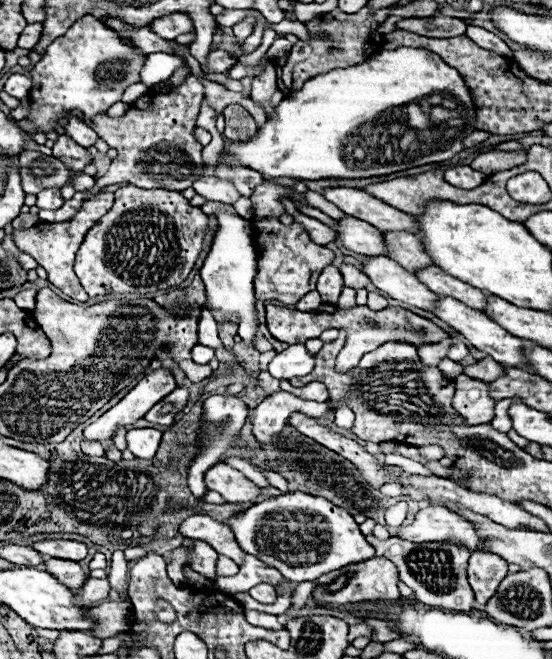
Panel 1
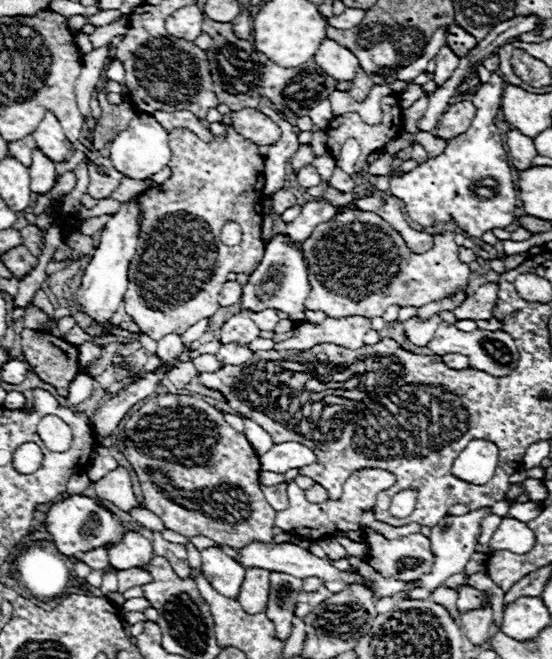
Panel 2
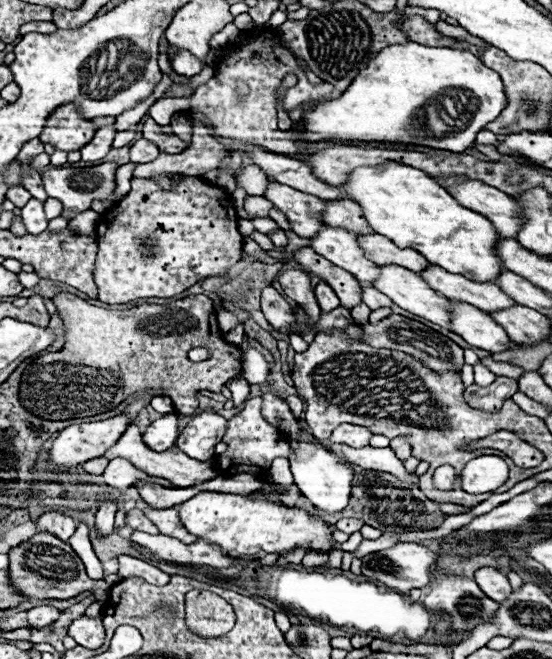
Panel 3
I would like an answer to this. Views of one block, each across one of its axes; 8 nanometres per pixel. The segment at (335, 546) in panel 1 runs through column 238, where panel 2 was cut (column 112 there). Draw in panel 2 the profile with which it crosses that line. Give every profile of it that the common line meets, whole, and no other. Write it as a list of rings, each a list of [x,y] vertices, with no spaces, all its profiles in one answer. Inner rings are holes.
[[[76,494],[76,496],[70,496],[68,500],[52,504],[52,508],[46,514],[46,528],[54,536],[56,548],[66,556],[74,556],[76,552],[88,552],[88,550],[108,546],[108,544],[116,544],[128,532],[110,510],[100,506],[98,500],[82,496],[82,494]]]

